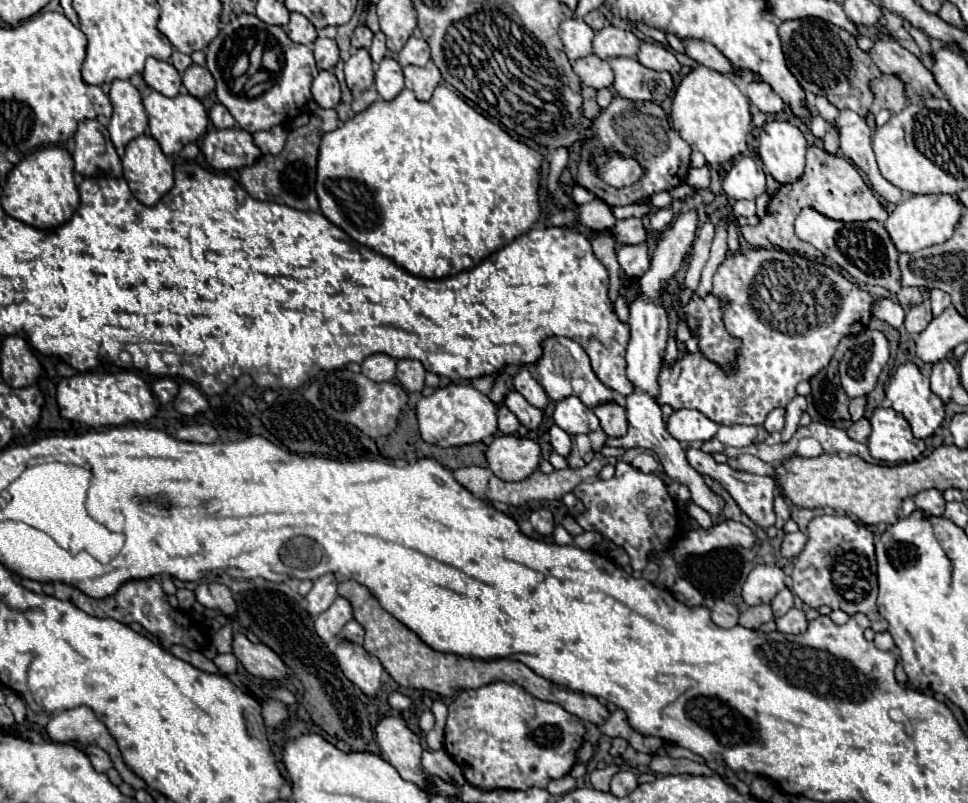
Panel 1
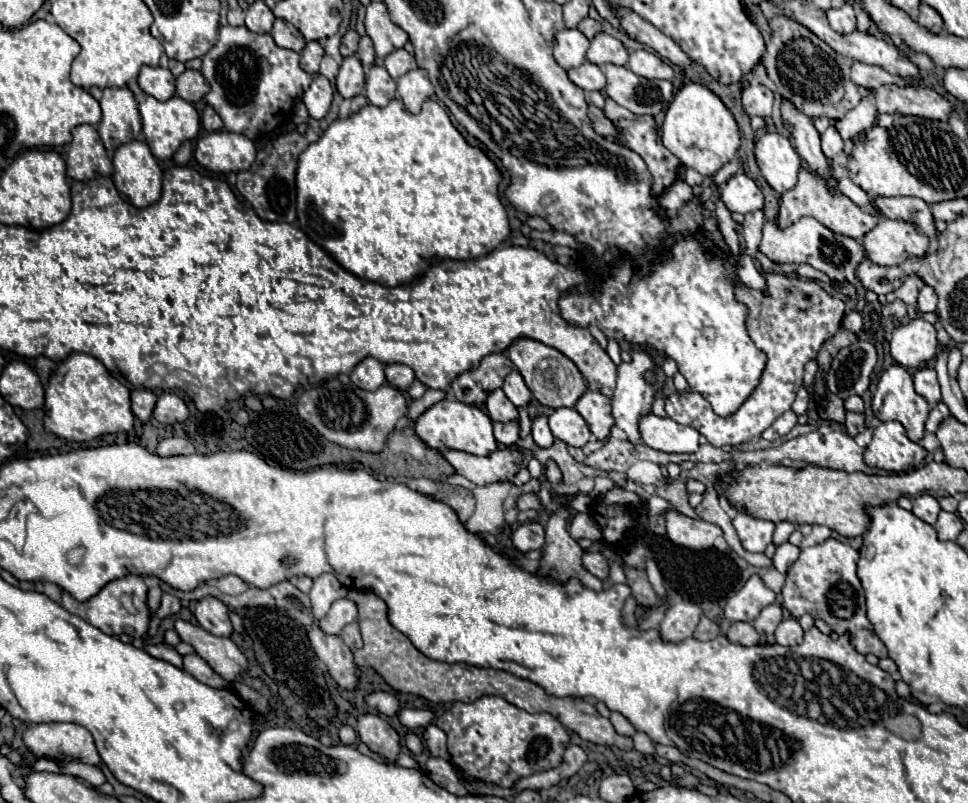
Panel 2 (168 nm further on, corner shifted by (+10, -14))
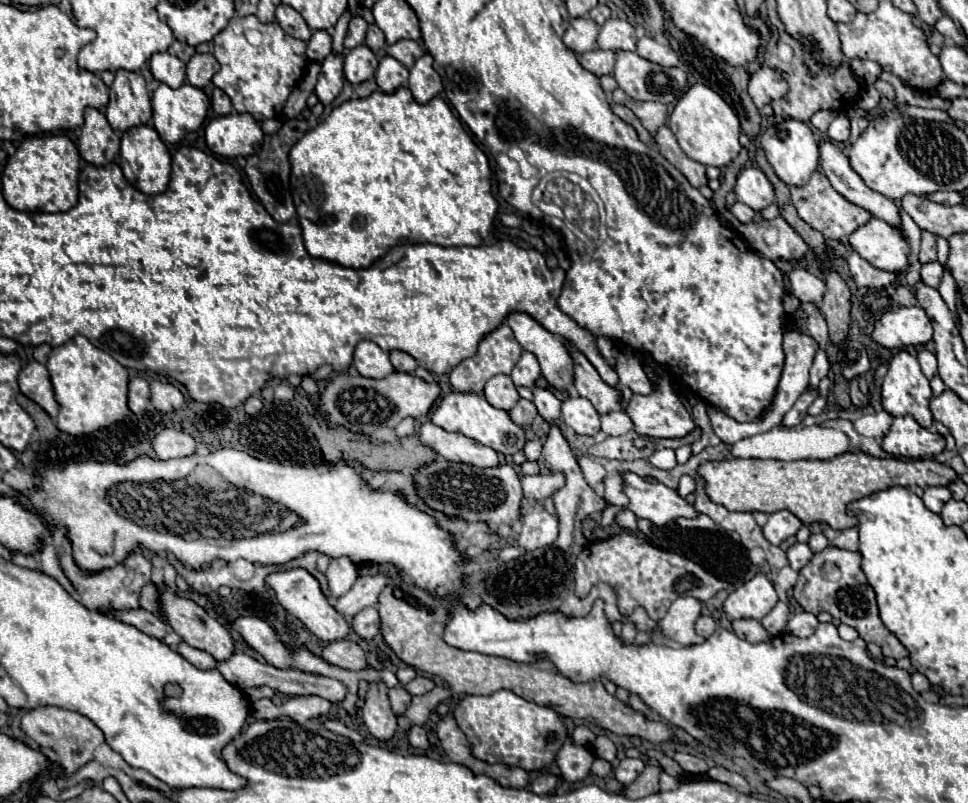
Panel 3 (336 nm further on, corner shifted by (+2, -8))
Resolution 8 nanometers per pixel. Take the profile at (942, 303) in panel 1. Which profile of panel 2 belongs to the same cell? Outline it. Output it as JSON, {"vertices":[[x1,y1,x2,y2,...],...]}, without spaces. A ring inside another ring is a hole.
{"vertices":[[924,284,924,288,918,294,918,308,920,308,920,312,936,312,936,302,938,302,938,298,936,298,934,288]]}

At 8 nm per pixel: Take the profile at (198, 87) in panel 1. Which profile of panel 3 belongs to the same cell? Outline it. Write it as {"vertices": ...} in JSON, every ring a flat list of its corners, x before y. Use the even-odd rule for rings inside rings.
{"vertices":[[194,54,186,66,186,78,192,86,204,88,212,80,218,68,220,64,212,54]]}

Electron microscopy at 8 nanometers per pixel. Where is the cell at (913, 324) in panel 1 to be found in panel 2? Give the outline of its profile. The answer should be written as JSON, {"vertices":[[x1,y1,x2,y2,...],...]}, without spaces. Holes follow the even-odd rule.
{"vertices":[[910,274,910,276,906,276,904,278,904,282,902,282,902,286,900,288,896,288,894,292,890,292,888,296,894,296,894,298,900,298,900,300,904,300,906,304,908,304,908,316,912,318,912,316,916,316,916,296,918,296,918,292,920,292,920,288,924,286,924,282,922,282,922,278,920,276,914,276,914,274]]}

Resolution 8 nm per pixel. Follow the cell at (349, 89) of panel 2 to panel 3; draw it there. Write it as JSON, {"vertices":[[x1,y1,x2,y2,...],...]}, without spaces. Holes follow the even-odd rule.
{"vertices":[[356,46,352,48,344,58,344,76,350,84,362,84,370,78,374,78,378,60,374,52,368,46]]}

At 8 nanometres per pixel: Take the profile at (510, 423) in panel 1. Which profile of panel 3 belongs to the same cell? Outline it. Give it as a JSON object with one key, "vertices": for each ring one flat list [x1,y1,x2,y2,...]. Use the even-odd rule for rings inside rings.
{"vertices":[[520,398,518,404,510,410,512,422,516,422,522,428,528,428,532,424,532,420,536,418,536,414,538,414,536,412,536,406,530,400,524,400,524,398]]}

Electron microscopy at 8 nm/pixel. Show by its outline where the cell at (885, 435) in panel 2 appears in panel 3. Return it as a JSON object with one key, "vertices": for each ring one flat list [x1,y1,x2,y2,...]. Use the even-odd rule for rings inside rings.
{"vertices":[[912,416,894,418,882,448,896,458,932,458,944,450,946,442,940,434,922,428]]}

